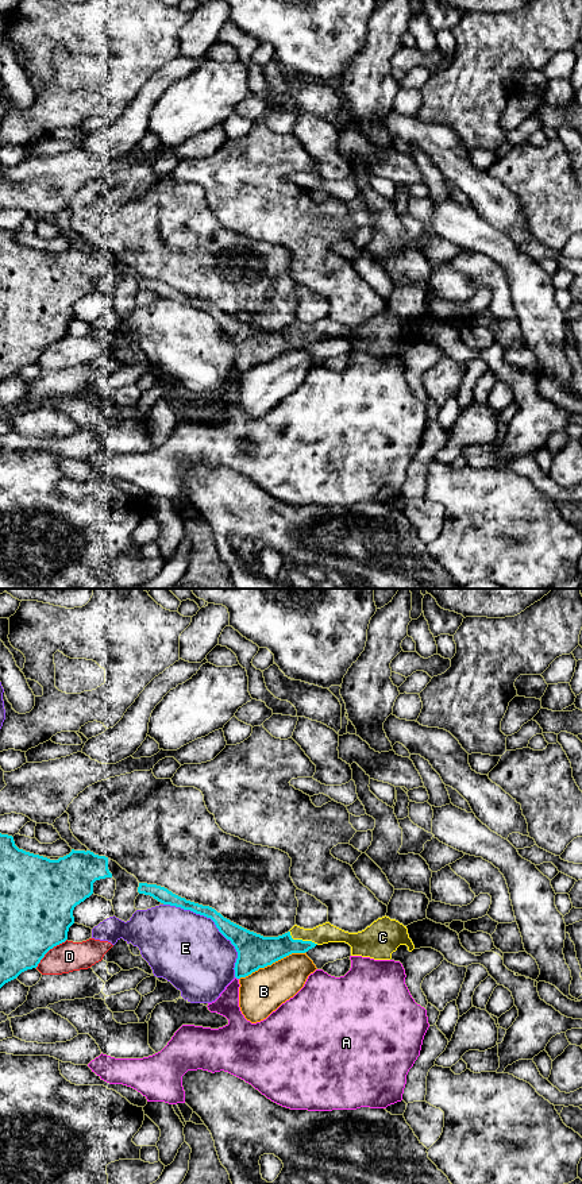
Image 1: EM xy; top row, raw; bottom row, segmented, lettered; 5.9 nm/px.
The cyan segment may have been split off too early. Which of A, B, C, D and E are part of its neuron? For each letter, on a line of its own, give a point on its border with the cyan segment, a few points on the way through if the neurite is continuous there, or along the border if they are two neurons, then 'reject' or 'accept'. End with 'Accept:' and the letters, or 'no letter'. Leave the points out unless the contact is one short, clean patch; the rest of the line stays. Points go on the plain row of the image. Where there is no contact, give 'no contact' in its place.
A: xy (236, 373) | reject
B: xy (272, 358) | reject
C: xy (301, 335) | across xy (261, 346), (301, 335), (324, 328) | accept
D: xy (49, 344) | along xy (66, 334), (54, 340), (35, 362) | reject
E: xy (215, 319) | reject
Accept: C

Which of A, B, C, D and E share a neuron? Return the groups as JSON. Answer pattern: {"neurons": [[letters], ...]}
{"neurons": [["A"], ["B"], ["C"], ["D"], ["E"]]}

